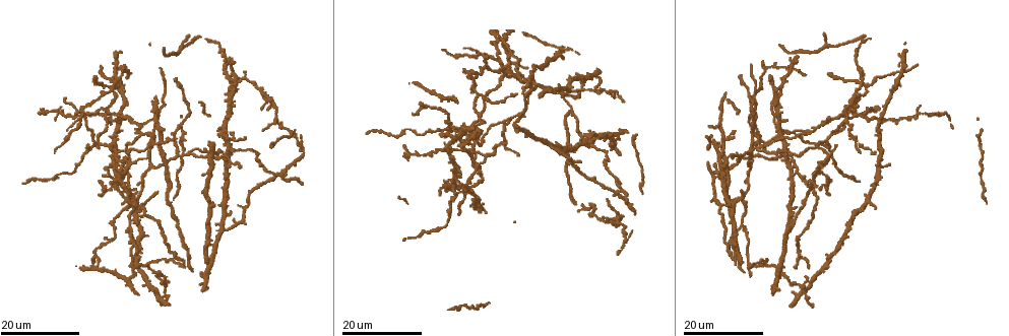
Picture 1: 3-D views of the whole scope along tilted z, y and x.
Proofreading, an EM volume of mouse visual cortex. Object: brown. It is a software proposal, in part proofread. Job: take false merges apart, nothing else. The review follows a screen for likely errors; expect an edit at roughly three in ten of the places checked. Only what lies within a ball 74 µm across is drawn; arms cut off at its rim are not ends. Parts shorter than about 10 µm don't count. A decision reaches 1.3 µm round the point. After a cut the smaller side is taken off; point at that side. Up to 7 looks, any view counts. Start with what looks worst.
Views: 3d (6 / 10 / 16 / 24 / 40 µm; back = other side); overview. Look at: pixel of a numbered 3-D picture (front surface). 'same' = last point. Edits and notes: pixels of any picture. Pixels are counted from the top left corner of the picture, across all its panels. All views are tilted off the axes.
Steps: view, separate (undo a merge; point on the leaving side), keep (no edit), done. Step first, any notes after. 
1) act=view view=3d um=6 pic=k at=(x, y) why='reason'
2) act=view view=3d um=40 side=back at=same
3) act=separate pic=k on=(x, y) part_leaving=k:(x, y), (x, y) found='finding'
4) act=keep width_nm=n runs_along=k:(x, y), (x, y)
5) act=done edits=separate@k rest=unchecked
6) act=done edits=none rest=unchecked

act=view view=3d um=24 pic=1 at=(884, 120) why='three arms meet'

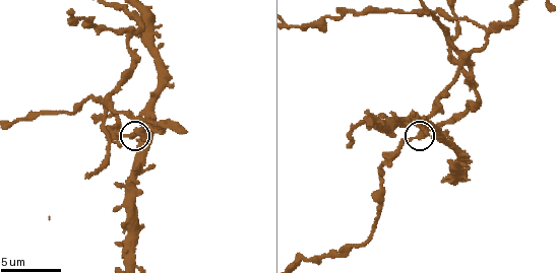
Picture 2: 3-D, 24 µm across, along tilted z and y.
act=view view=3d um=6 pic=2 at=(421, 132)

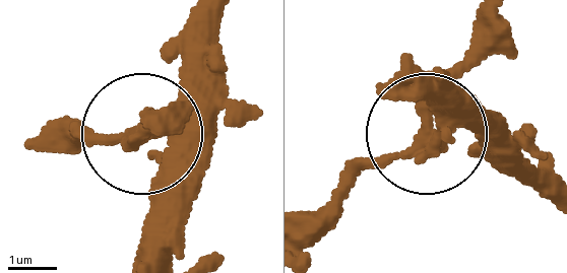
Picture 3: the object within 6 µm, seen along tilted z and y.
act=keep runs_along=3:(170, 123), (139, 138), (65, 130) found='all the same neuron'

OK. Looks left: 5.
act=view view=3d um=24 pic=1 at=(565, 94) why='two arms in line, one across'

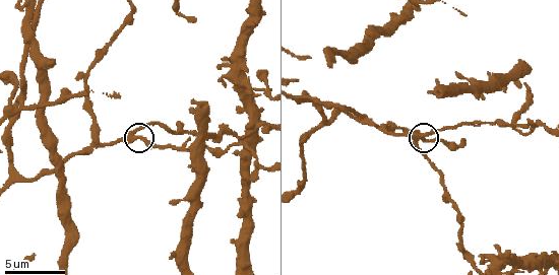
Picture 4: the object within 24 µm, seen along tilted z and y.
act=view view=3d um=10 pic=4 at=(417, 134)

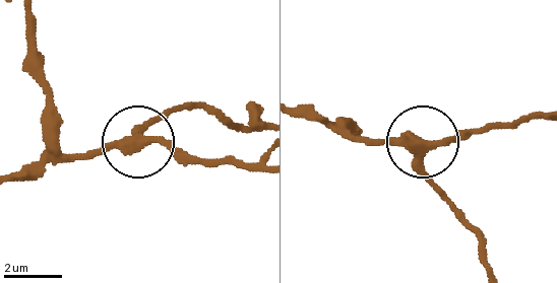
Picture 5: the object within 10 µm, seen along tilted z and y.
act=keep side_arm_um=43 runs_along=5:(491, 267), (431, 179), (424, 150), (500, 129) found='one neuron here'

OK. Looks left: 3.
act=view view=3d um=10 pic=2 at=(16, 119) why='thin arm on a thick one'

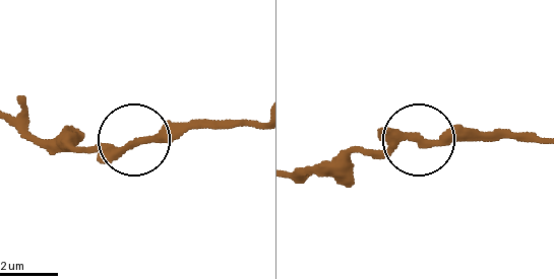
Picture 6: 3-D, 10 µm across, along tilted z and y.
act=keep width_nm=230 runs_along=6:(543, 139), (405, 138), (376, 152), (331, 157) found='one neuron here'

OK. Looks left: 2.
act=done edits=none rest=unchecked

